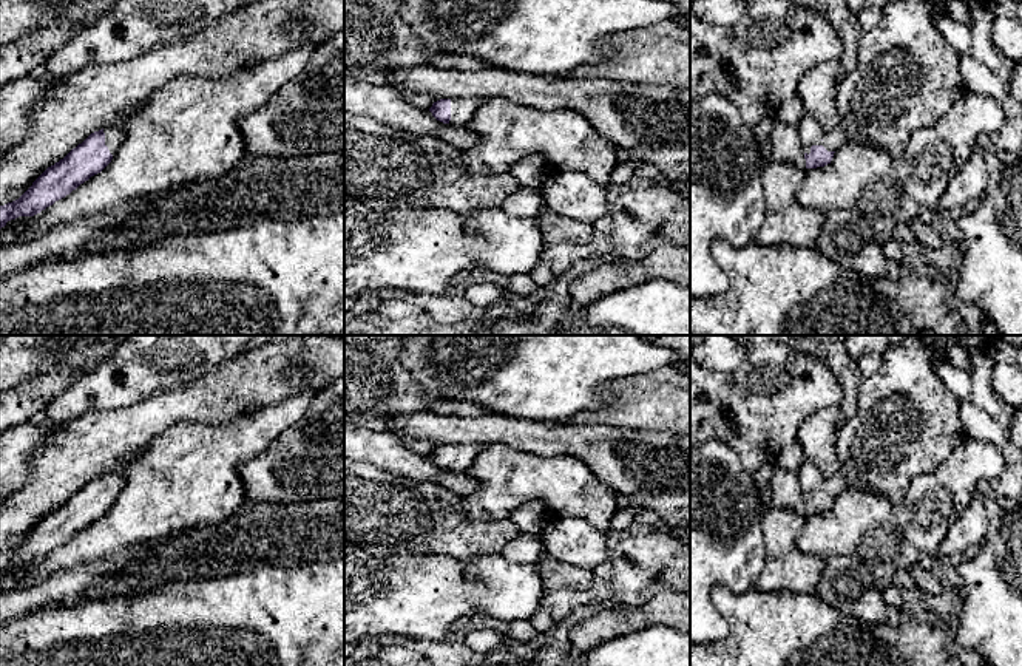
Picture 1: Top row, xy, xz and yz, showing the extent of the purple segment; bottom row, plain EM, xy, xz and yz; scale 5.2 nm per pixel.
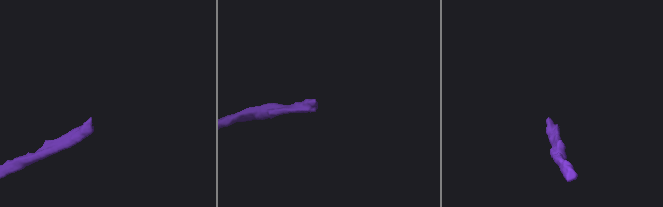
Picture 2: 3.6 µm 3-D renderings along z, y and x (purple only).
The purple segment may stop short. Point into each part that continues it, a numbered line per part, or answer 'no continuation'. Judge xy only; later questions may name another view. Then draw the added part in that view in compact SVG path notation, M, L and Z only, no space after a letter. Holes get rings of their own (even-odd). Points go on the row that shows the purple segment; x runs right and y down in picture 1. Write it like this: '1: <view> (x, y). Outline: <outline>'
1: xy (115, 135). Outline: M131 113L120 117L120 122L116 125L107 125L103 128L105 133L105 145L108 147L110 153L114 156L116 150L120 147L127 136L127 124L133 117Z

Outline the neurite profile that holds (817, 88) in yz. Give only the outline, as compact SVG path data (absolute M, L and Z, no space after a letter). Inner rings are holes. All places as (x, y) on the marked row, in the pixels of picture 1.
M827 60L810 68L798 82L804 113L827 133L838 124L835 91L844 71L840 60Z

